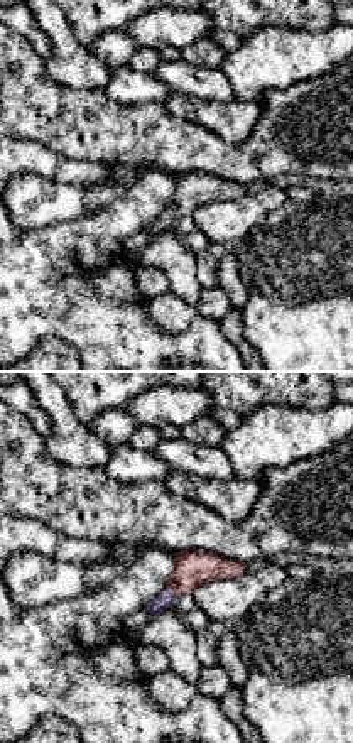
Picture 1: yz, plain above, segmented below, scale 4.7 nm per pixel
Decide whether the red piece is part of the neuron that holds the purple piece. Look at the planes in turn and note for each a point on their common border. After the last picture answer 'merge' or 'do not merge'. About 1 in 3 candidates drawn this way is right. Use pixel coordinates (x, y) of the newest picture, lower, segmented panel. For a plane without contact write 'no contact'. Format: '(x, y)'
(171, 590)

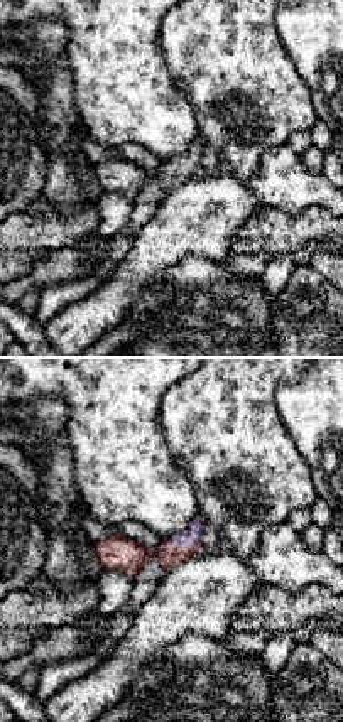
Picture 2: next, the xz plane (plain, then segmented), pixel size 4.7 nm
(185, 547)

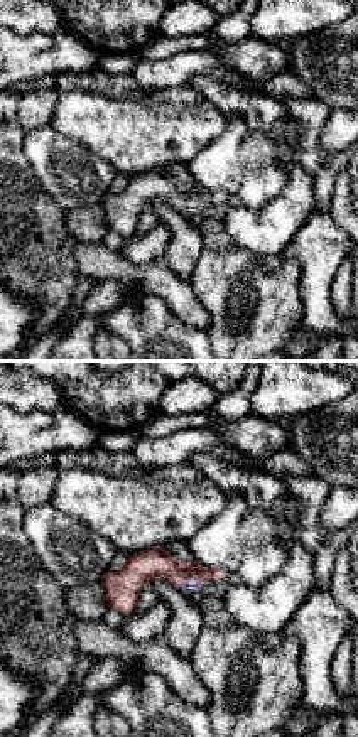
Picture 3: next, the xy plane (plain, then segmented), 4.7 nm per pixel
(191, 579)

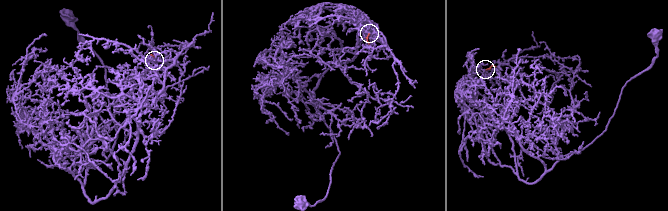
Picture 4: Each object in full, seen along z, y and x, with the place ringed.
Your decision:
merge

